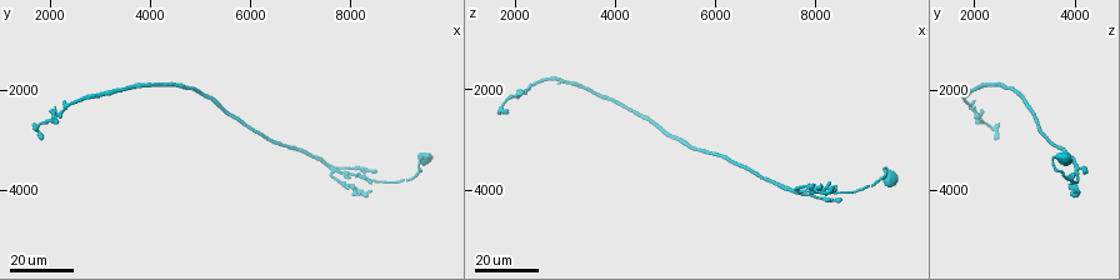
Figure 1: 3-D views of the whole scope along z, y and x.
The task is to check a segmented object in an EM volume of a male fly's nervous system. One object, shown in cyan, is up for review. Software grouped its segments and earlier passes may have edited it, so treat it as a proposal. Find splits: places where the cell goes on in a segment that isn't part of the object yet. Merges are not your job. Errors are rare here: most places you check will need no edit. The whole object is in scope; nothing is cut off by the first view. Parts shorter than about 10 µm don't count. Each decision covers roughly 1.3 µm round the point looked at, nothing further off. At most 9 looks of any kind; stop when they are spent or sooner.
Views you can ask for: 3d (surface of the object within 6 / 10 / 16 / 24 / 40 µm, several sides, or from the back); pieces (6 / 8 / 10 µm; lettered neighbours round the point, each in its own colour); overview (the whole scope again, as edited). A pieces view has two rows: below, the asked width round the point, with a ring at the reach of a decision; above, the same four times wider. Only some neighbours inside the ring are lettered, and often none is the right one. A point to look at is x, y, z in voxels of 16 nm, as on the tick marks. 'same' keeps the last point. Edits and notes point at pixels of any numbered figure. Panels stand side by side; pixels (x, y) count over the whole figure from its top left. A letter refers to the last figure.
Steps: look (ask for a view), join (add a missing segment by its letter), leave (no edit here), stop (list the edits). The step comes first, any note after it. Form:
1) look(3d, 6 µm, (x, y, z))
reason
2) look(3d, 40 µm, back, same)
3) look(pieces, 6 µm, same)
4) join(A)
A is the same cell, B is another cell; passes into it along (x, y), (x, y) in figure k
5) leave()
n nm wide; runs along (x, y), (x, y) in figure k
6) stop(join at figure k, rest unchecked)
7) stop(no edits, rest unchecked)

look(3d, 16 µm, (8500, 3650, 4200))
free end

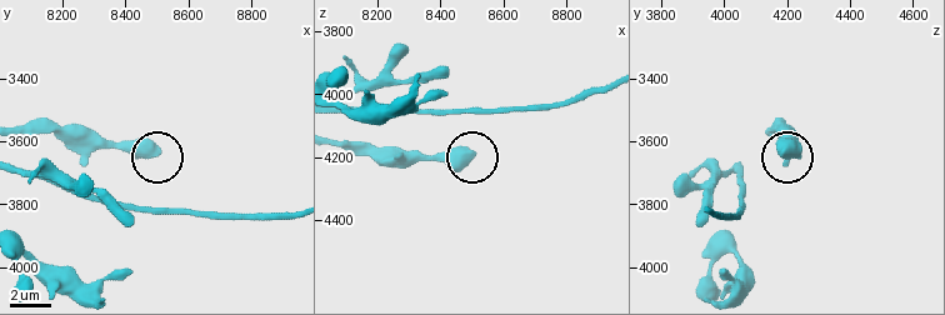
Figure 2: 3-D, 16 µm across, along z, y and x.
look(pieces, 8 µm, (8500, 3630, 4190))

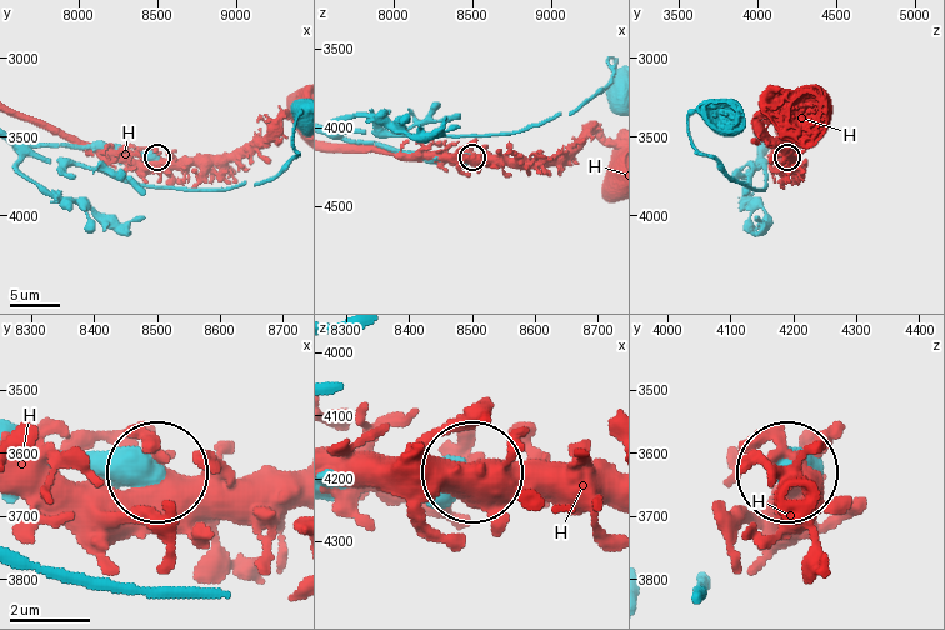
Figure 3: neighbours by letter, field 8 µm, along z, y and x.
leave()
H is another cell; no lettered segment goes on from it

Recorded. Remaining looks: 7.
look(3d, 16 µm, (8400, 4050, 3950))
an open end

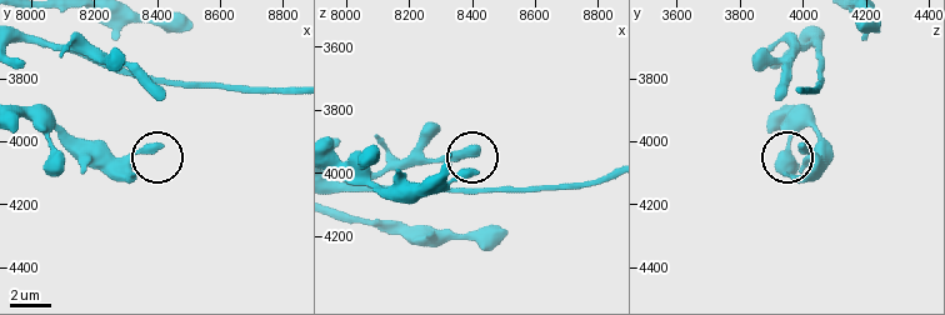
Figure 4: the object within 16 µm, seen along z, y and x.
look(3d, 10 µm, (8400, 4020, 4000))
closer look

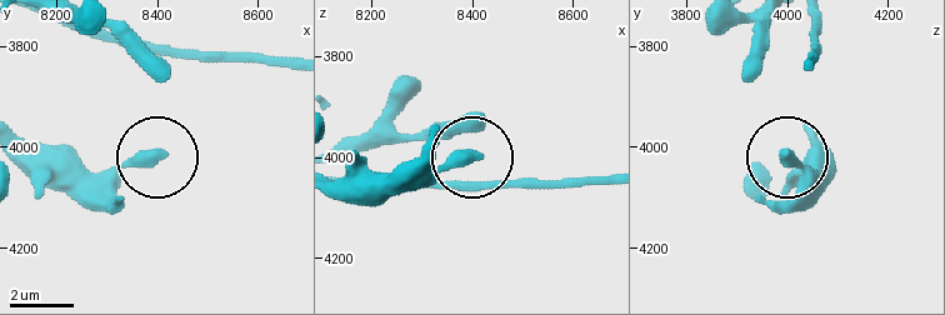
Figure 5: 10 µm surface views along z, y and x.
look(pieces, 8 µm, (8400, 4020, 3995))
see the neighbours

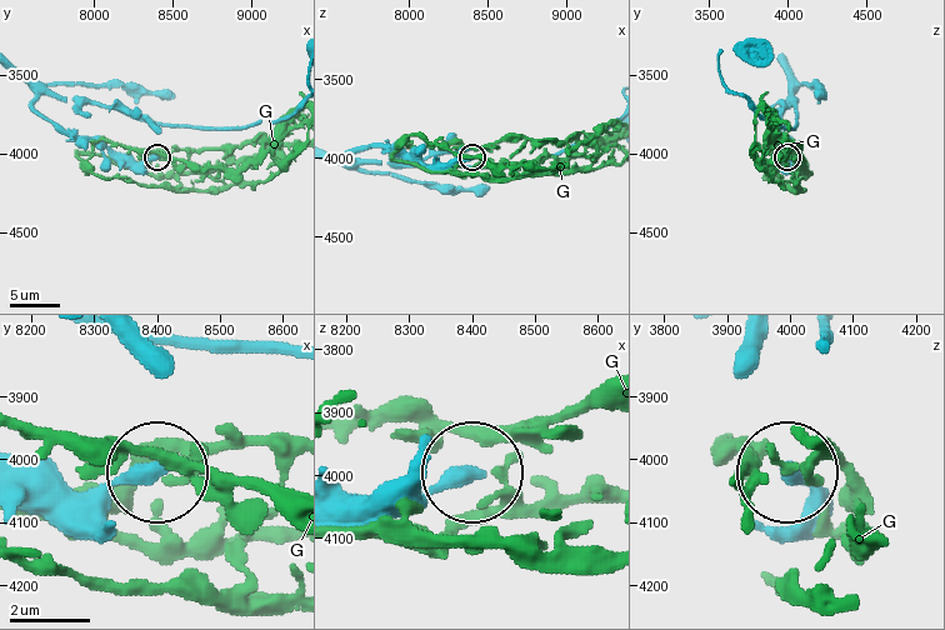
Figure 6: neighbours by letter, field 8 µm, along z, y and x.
leave()
390 nm wide; G is another cell; runs along (28, 455), (88, 496), (155, 479) in figure 6; none of them fits

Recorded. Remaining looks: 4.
look(3d, 24 µm, (8050, 4100, 3950))

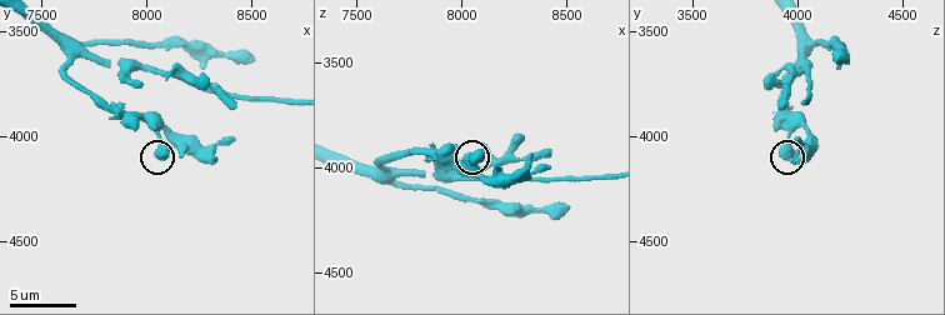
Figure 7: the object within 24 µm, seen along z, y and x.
look(pieces, 10 µm, (8100, 4080, 3930))

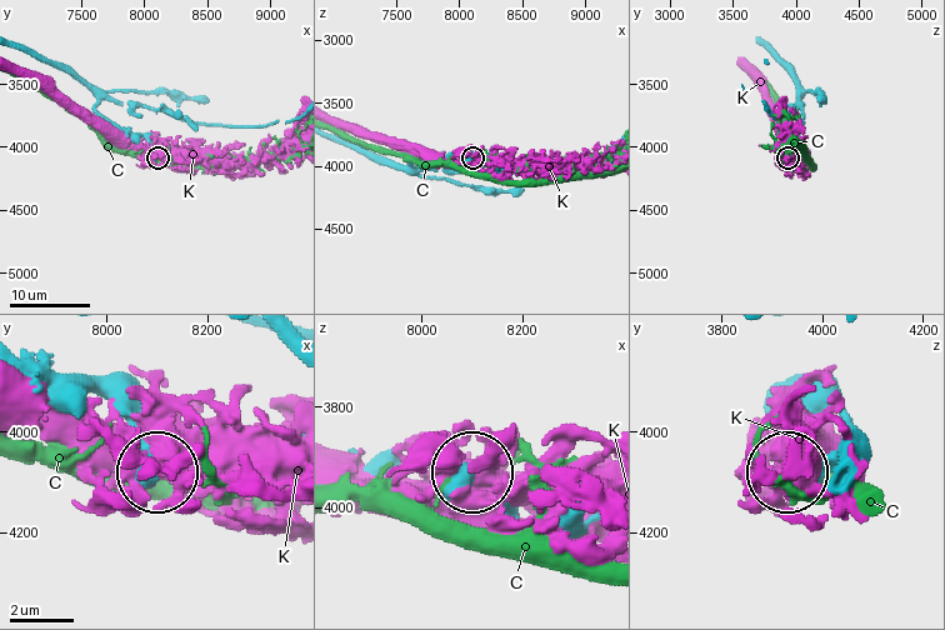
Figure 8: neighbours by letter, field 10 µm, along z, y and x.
leave()
C and K are other cells; none of them fits

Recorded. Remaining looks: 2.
look(3d, 6 µm, (7960, 3760, 3900))
free end

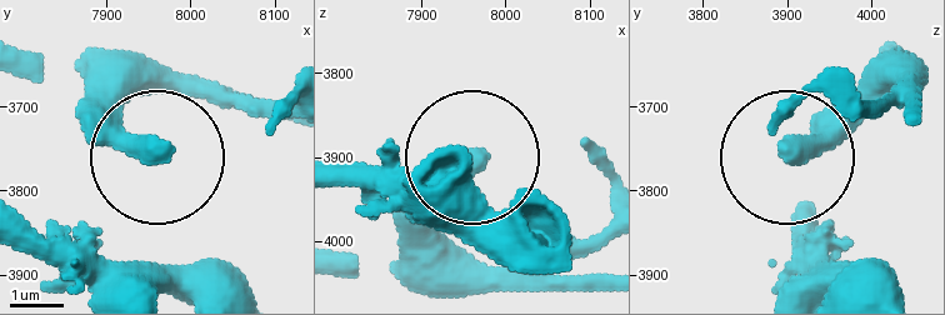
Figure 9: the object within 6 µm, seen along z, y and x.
look(pieces, 6 µm, (7970, 3750, 3905))
see the neighbours

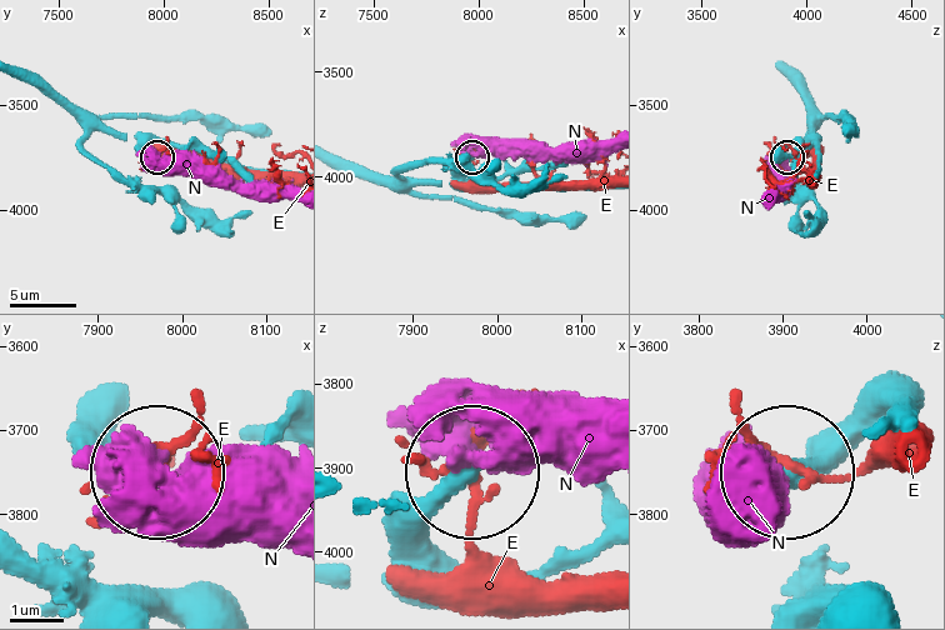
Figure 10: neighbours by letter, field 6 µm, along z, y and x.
leave()
E and N are other cells; no lettered segment goes on from it

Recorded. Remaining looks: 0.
stop(no edits, rest unchecked)

